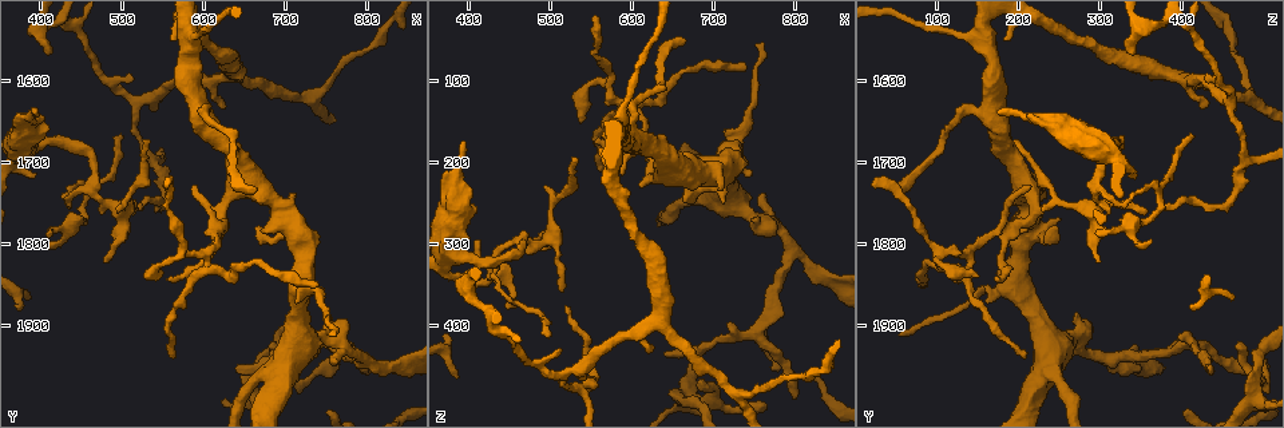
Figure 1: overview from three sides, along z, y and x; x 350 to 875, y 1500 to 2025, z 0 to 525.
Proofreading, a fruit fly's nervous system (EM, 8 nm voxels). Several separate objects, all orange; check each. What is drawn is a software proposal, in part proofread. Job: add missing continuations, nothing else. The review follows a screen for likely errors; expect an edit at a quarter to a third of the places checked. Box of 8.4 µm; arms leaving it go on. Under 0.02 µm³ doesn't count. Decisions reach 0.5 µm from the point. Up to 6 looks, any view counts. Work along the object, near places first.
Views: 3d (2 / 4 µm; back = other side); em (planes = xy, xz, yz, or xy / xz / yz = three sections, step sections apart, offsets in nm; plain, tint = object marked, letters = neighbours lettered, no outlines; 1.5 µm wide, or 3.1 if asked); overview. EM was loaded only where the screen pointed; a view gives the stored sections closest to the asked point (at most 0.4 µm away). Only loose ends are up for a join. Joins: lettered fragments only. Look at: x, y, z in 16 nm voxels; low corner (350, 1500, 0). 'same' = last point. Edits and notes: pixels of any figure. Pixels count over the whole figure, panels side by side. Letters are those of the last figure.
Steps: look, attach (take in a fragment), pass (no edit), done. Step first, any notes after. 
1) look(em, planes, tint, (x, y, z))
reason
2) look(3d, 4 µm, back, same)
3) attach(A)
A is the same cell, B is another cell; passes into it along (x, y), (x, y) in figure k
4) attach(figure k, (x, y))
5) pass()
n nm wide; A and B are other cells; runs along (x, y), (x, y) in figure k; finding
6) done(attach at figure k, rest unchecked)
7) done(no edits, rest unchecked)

look(3d, 2 µm, (390, 1640, 175))
branch stops here

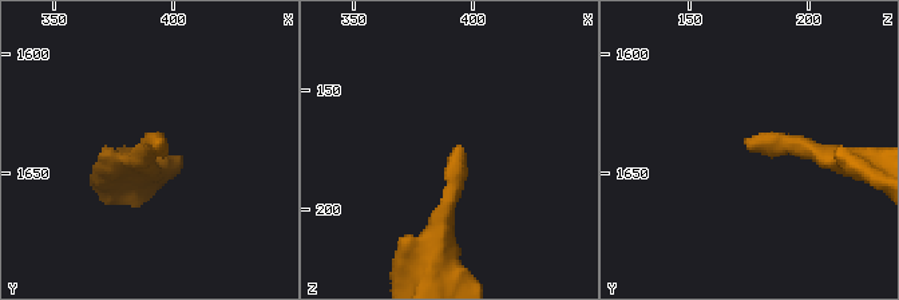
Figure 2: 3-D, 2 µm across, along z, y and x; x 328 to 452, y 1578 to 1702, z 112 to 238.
look(em, yz, step 8, letters, (394, 1640, 176))

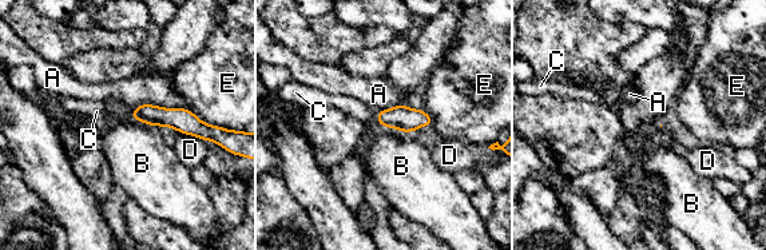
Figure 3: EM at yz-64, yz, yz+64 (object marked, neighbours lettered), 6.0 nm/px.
attach(C)
C is the same cell, A, B, D and E are other cells; passes into it along (403, 118), (377, 118), (348, 104) in figure 3; the neuron continues

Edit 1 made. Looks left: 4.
look(overview)
see it whole again

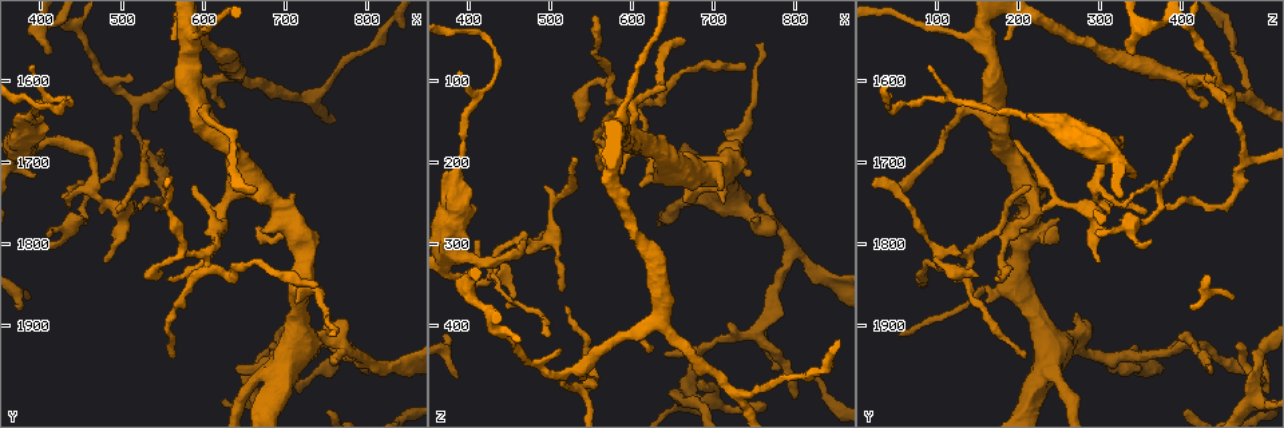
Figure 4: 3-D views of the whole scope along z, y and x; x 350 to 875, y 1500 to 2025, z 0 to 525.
look(3d, 2 µm, (760, 1910, 50))
branch stops here

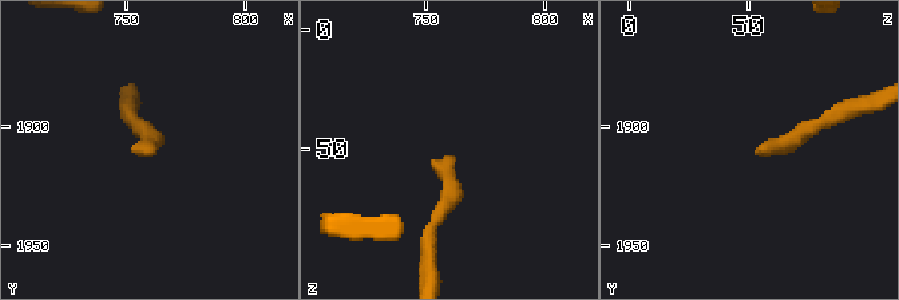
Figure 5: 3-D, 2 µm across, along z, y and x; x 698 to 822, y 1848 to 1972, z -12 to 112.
look(em, planes, letters, (760, 1913, 54))

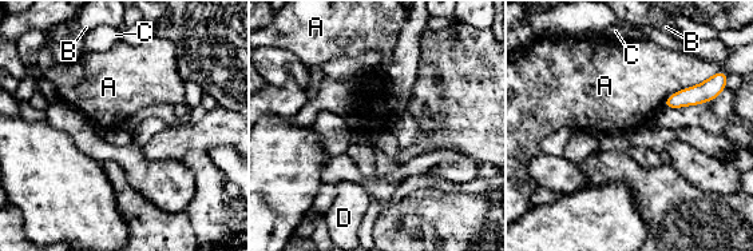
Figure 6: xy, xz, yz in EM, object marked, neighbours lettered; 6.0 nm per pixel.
pass()
A touches over 460 nm; A, B, C and D are other cells; border along (729, 74), (674, 91), (661, 106) in figure 6; no lettered fragment goes on from it

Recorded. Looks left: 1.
done(attach at figure 3, rest unchecked)

